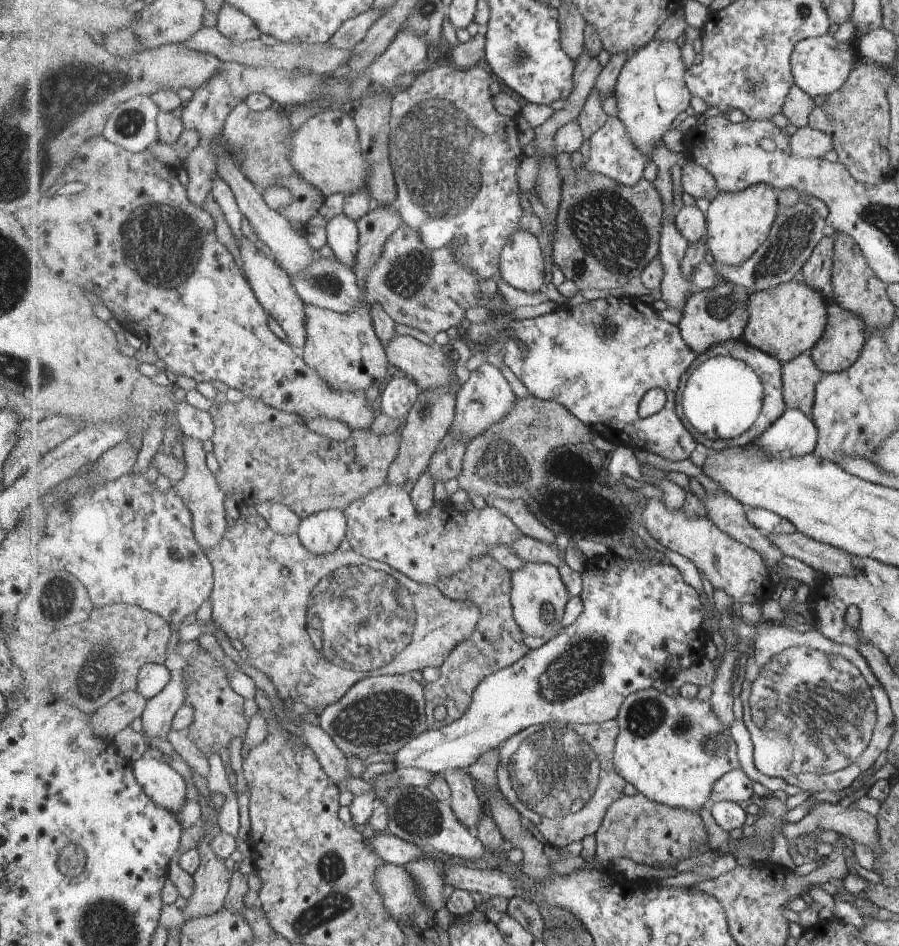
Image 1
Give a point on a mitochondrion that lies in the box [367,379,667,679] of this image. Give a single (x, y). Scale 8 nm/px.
(501, 466)

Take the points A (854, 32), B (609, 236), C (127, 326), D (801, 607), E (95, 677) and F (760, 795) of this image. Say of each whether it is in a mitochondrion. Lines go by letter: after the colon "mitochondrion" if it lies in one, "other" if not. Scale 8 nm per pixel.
A: other
B: mitochondrion
C: other
D: other
E: mitochondrion
F: other

